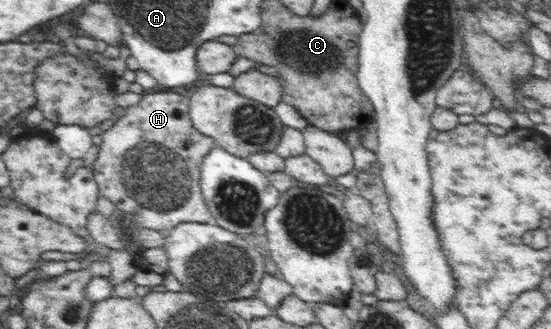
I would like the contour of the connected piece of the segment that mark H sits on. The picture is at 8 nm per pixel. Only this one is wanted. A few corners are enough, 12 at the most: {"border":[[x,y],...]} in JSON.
{"border":[[150,93],[102,132],[99,193],[140,228],[214,223],[216,145],[189,96]]}

